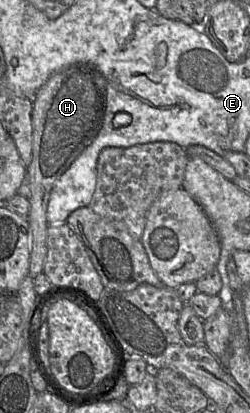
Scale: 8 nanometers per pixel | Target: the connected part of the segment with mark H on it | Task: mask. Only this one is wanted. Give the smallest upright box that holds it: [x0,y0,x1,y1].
[27,63,107,278]

